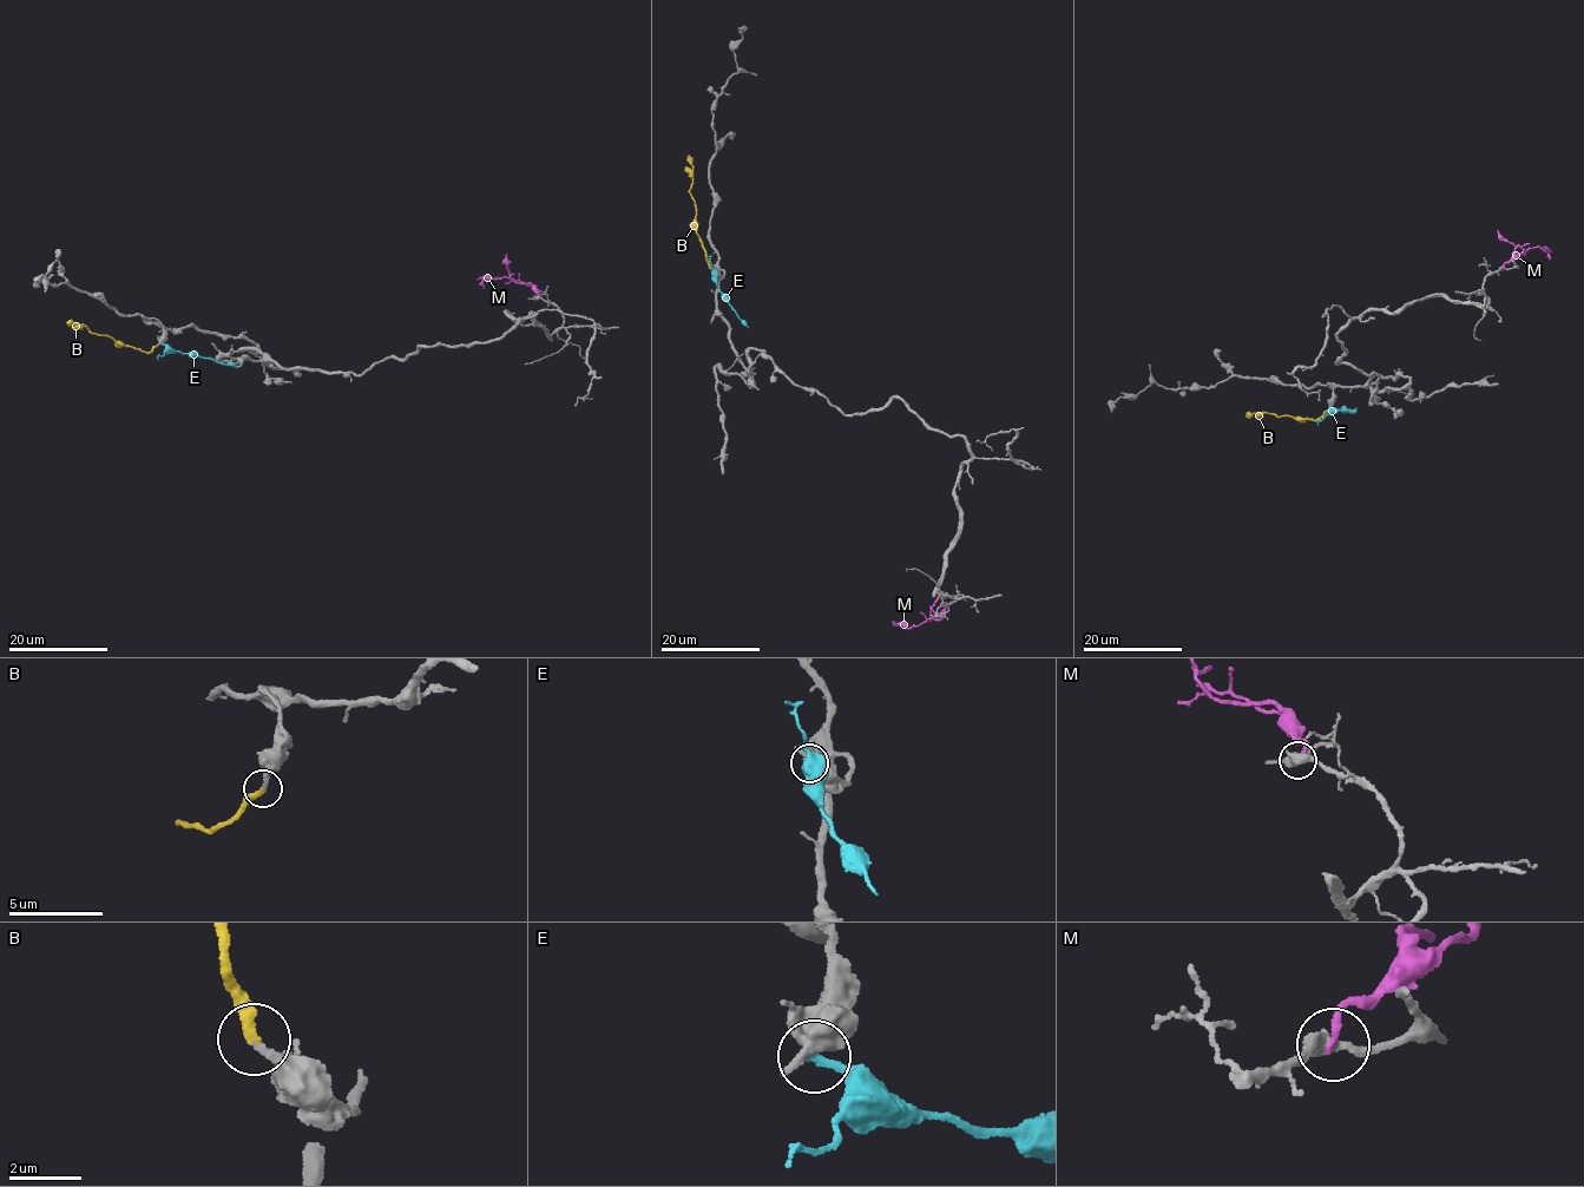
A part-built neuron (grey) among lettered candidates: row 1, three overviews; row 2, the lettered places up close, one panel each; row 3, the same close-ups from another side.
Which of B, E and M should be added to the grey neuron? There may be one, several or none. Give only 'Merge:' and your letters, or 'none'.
Merge: B

